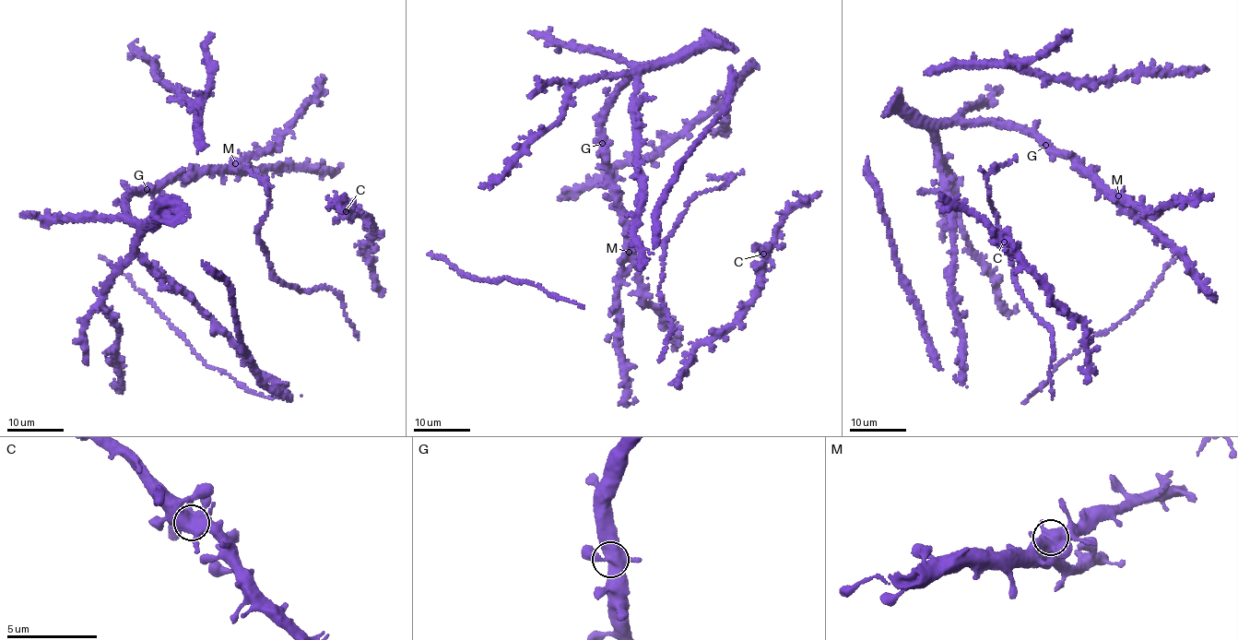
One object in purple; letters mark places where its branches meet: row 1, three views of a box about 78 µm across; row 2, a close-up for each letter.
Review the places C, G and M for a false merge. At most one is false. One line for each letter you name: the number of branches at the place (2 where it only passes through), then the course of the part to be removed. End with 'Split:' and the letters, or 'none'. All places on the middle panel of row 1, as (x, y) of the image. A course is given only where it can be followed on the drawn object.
Split: none

